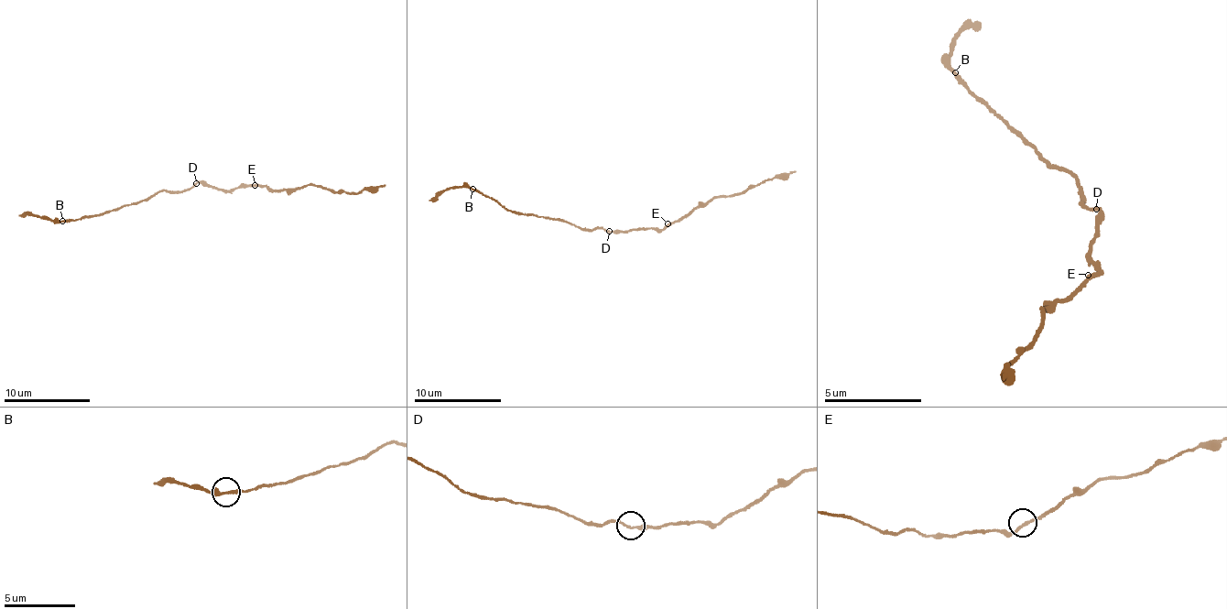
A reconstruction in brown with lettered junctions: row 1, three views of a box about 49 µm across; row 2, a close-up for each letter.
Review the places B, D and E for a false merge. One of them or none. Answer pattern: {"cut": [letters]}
{"cut": ["B"]}

